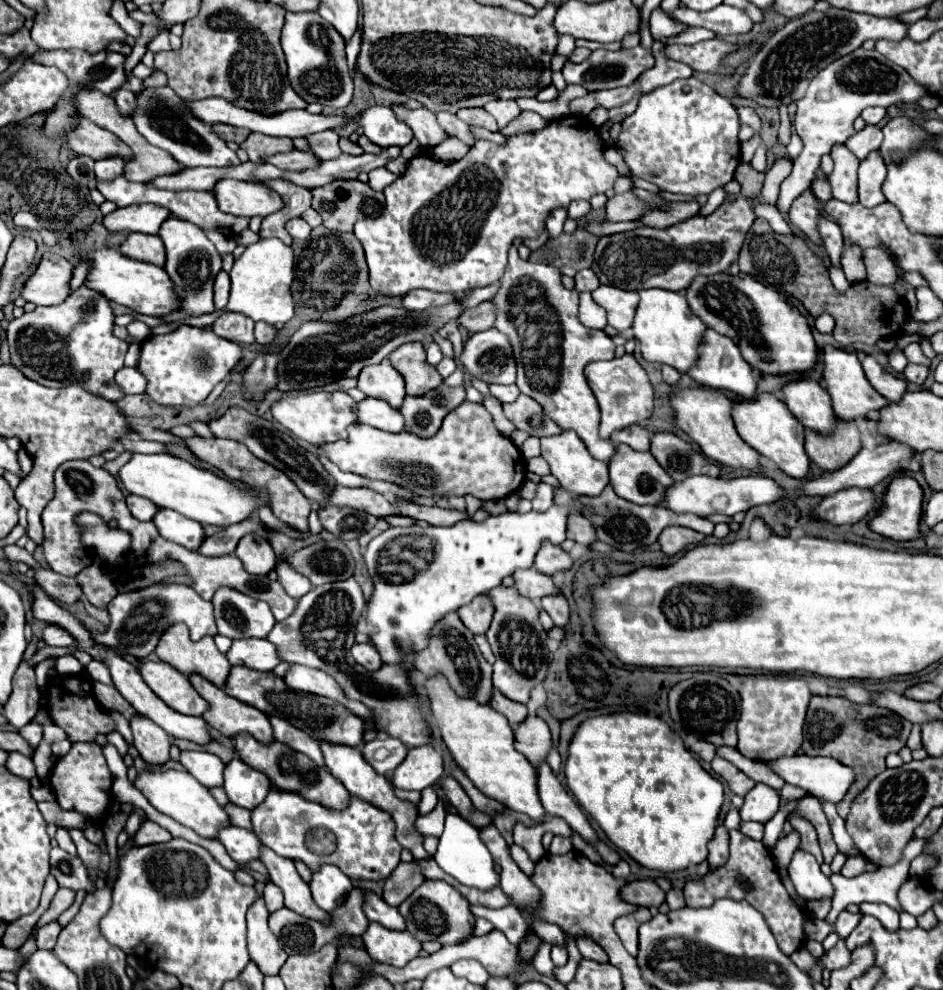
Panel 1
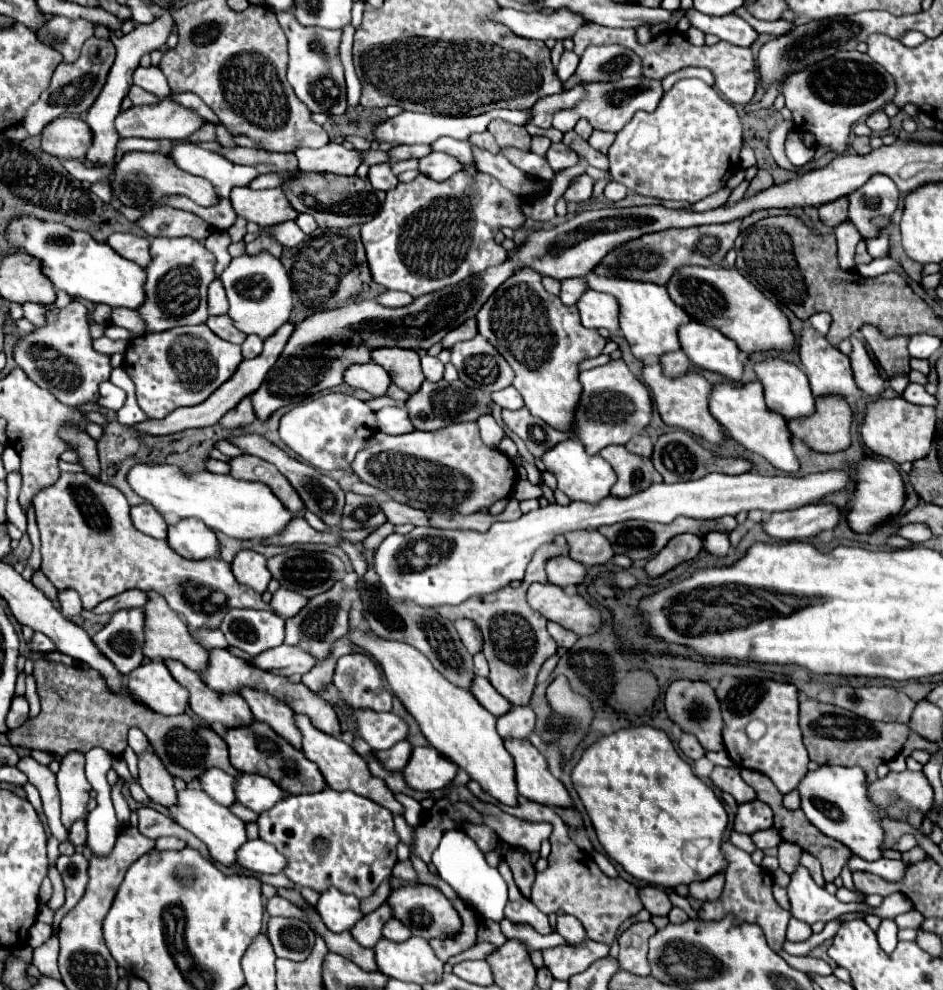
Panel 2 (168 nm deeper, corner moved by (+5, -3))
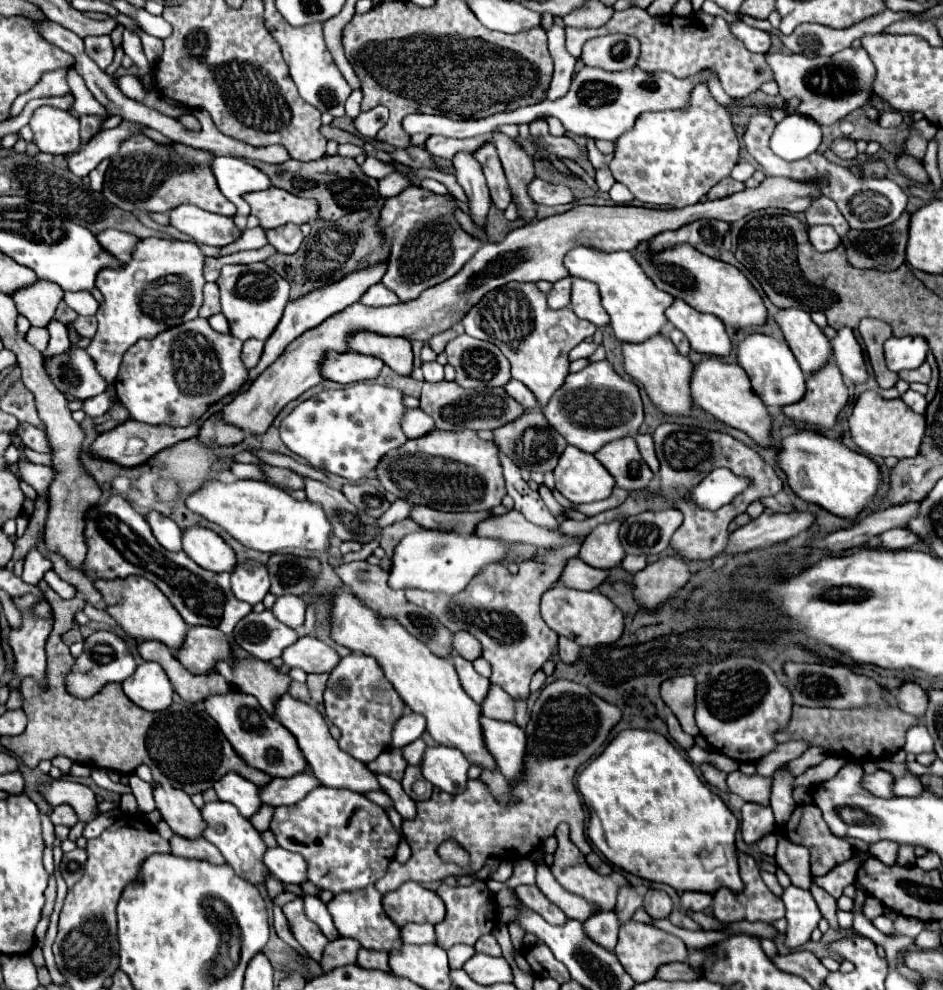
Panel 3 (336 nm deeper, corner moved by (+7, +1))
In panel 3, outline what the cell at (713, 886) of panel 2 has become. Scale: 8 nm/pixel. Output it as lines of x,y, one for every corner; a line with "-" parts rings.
683,892
681,894
683,910
691,910
691,912
703,912
711,904
711,900
713,898
703,892

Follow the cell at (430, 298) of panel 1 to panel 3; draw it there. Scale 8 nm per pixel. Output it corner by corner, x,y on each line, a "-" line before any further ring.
375,284
371,286
359,300
361,304
365,306
371,306
371,308
379,308
379,306
393,306
397,304
397,296
393,296
393,292
389,292
383,284

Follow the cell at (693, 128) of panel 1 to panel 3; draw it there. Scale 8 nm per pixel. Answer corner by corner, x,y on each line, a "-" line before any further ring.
699,84
693,90
691,106
677,112
647,112
635,128
617,140
617,150
609,162
611,174
625,184
631,194
645,204
685,208
697,204
723,178
727,178
739,158
739,140
731,124
731,114
717,104
709,88

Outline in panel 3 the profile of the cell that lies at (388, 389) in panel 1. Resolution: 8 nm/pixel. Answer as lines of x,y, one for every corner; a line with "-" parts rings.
327,350
323,364
321,364
321,376
331,382
351,384
351,382
359,382
359,380
377,378
381,368
383,368
383,362
377,360
375,356

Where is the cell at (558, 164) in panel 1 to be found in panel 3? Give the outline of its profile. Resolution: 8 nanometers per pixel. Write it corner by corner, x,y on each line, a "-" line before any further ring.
409,188
395,198
385,200
385,208
379,218
379,228
391,240
389,268
383,276
383,286
399,296
401,302
415,300
423,290
441,284
455,276
463,264
481,246
473,240
457,220
451,216
455,202
449,196
437,196
425,188

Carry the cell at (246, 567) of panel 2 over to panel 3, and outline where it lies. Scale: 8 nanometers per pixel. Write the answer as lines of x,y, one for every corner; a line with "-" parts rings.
257,562
239,564
235,568
235,572
231,574
231,590
237,600
243,600
243,602
255,606
269,592
267,568

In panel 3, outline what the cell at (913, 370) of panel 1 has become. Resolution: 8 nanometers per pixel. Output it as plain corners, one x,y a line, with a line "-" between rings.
909,390
909,392
905,392
905,394
901,396
901,400
903,400
903,402
905,402
913,412
917,412
917,414
925,414
927,402
925,402
925,396
921,396
919,392

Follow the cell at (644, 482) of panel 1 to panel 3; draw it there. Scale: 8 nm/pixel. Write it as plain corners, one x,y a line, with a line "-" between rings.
619,438
609,444
605,444
595,458
611,472
619,488
625,490
641,490
651,484
653,472
641,458
635,438

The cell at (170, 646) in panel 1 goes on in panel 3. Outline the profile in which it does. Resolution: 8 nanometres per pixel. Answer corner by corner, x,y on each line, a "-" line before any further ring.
127,576
117,580
97,580
93,586
103,596
105,612
115,618
117,624
135,640
159,640
171,650
177,650
181,640
185,640
189,626
181,620
181,616
177,616
173,604
165,600
165,594
153,586
151,580
145,580
143,576

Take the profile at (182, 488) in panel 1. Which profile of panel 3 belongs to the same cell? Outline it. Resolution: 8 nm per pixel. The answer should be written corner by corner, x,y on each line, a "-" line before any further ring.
237,480
231,484
205,484
187,500
187,508
201,514
209,522
225,528
243,546
259,552
279,552
283,548
305,548
327,552
331,546
331,524
321,504
311,500
295,500
285,490
267,482

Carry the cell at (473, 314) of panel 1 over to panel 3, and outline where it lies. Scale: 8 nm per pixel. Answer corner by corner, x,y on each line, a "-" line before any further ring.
455,324
453,328
449,328
449,330
445,330
445,332
441,332
441,334
435,334
427,344
431,346
431,350
435,352
435,354
441,354
443,350
445,350
445,344
451,340
451,338
455,338
455,336
459,336
459,334
463,334
465,330
461,328
461,324

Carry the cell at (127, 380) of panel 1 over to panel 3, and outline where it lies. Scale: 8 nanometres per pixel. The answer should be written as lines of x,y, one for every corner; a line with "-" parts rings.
113,386
107,388
107,392
103,392
101,396
93,396
89,400
83,402
83,412
91,418
97,418
97,416
103,416
107,410
109,410
109,400
111,396
115,396
113,392

